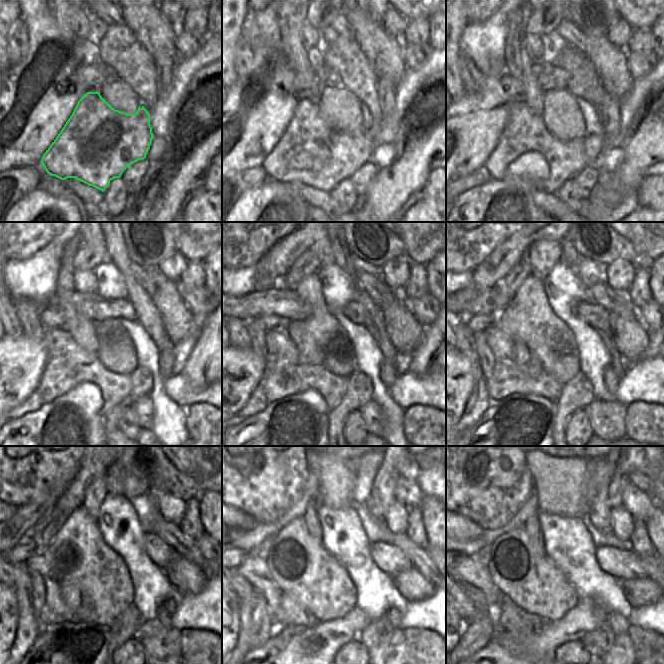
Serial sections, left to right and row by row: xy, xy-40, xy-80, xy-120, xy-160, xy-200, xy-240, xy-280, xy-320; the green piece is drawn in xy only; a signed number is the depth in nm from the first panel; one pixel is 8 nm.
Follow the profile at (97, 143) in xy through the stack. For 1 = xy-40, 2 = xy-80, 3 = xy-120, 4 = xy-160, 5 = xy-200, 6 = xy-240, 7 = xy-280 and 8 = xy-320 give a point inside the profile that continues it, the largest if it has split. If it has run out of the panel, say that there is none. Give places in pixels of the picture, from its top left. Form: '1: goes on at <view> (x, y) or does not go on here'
1: goes on at xy-40 (311, 151)
2: goes on at xy-80 (524, 131)
3: goes on at xy-120 (67, 362)
4: goes on at xy-160 (284, 367)
5: goes on at xy-200 (507, 372)
6: goes on at xy-240 (54, 604)
7: goes on at xy-280 (255, 570)
8: goes on at xy-320 (466, 569)

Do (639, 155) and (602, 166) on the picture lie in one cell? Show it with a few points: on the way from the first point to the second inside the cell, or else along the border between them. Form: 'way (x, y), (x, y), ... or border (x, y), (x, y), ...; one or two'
border (622, 147), (623, 160), (612, 173), (609, 180); two

